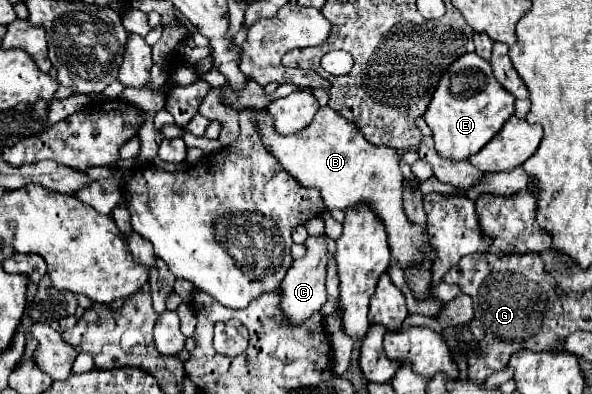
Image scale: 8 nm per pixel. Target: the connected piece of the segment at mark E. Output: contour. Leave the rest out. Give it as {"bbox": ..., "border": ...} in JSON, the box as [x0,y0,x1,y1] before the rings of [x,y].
{"bbox":[423,52,515,160],"border":[[[469,52],[445,70],[423,118],[433,130],[437,152],[451,160],[465,160],[479,152],[503,128],[515,114],[513,106],[515,98],[497,82],[497,78],[493,78],[491,62]]]}

